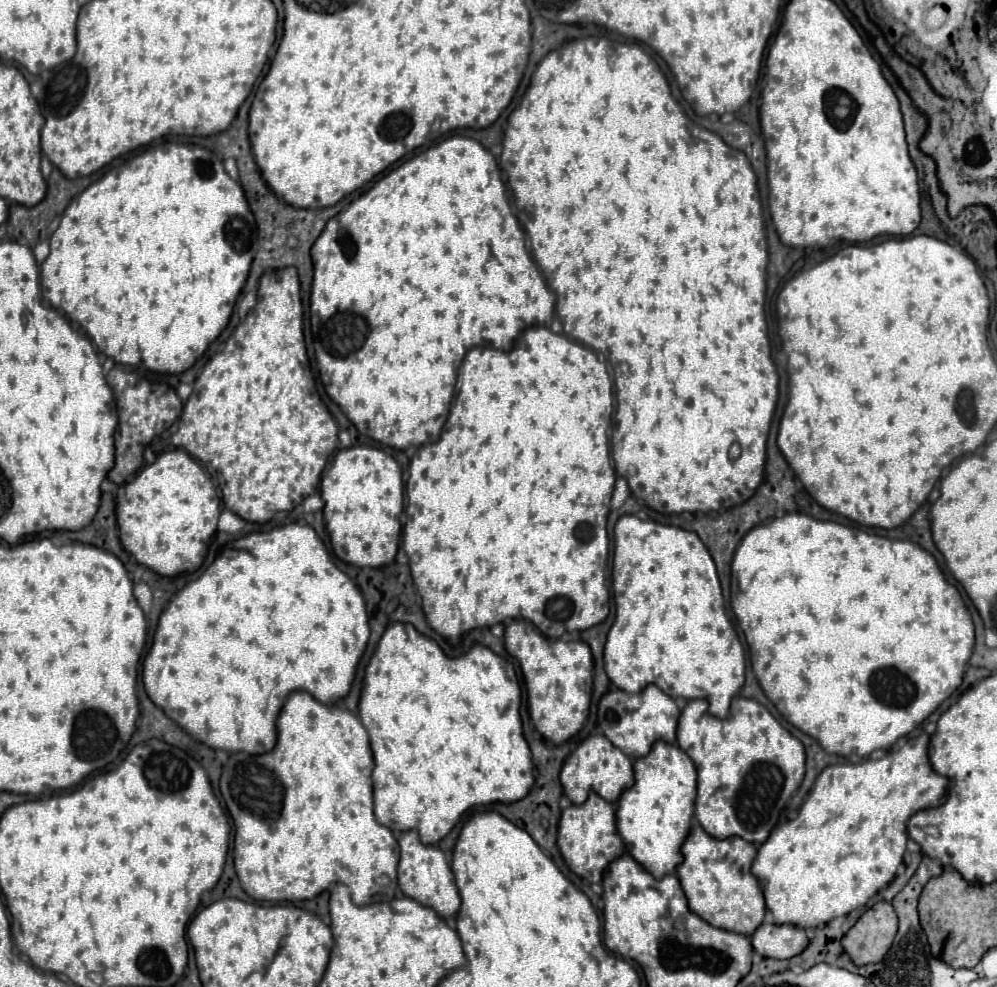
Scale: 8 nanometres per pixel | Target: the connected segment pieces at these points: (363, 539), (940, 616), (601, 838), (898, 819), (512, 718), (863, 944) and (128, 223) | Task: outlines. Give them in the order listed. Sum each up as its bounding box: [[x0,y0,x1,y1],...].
[[321,447,403,567],[730,511,975,757],[557,793,623,883],[751,733,949,929],[359,623,535,845],[841,901,897,967],[41,143,257,375]]

